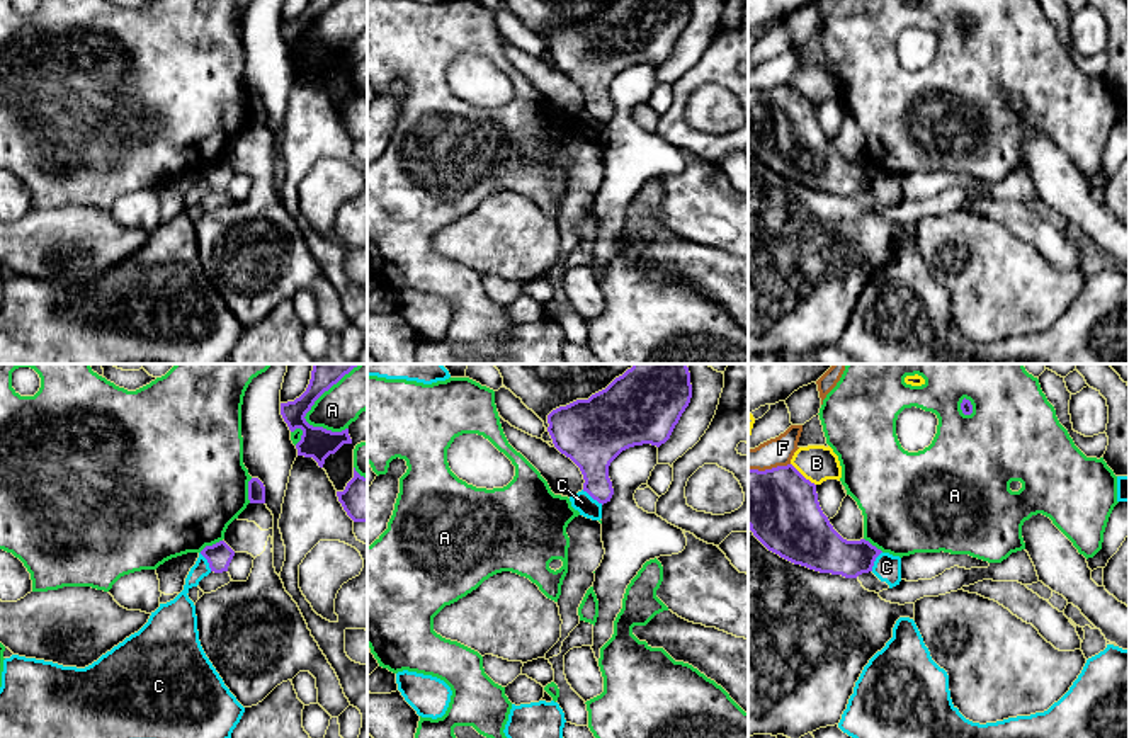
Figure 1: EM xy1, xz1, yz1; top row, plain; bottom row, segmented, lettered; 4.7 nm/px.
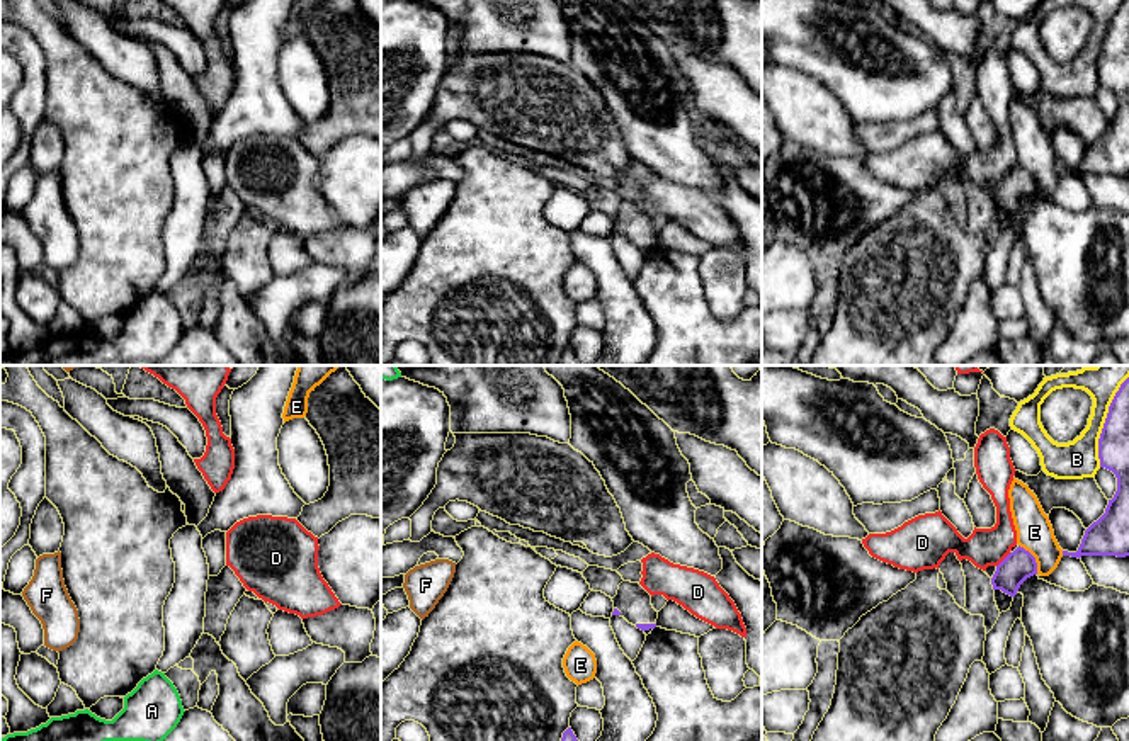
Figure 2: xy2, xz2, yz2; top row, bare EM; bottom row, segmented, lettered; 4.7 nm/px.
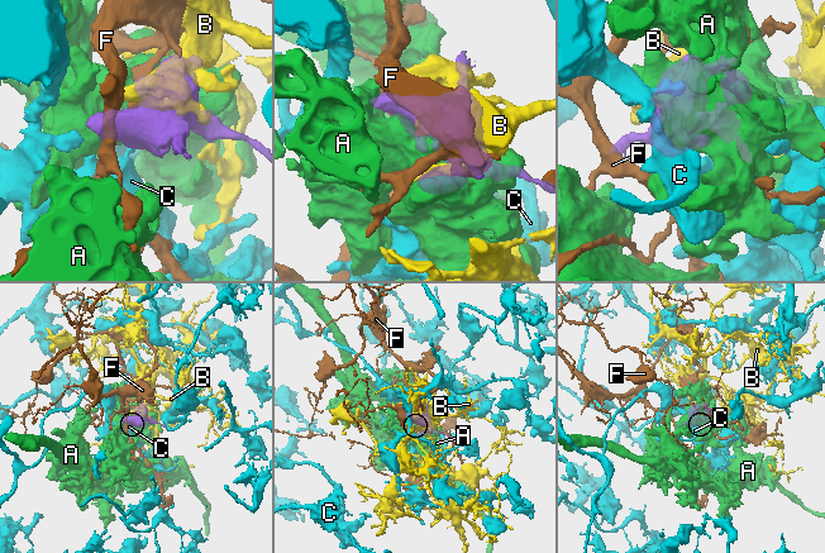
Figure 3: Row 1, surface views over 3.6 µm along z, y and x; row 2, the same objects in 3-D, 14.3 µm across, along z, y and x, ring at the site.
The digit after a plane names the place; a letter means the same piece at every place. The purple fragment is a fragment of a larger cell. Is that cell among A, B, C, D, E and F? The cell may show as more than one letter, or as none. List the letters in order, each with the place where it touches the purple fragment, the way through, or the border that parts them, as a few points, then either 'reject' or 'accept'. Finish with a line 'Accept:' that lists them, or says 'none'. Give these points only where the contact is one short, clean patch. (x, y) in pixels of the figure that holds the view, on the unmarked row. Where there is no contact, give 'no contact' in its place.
A: xy1 (315, 19) | reject
B: yz2 (1104, 43) | reject
C: xz1 (592, 116) | along xz1 (582, 109), (602, 123) | reject
D: yz2 (1004, 179) | along yz2 (1010, 172), (997, 186) | reject
E: yz2 (1034, 177) | along yz2 (1019, 164), (1034, 177), (1038, 192) | reject
F: yz1 (769, 89) | reject
Accept: none

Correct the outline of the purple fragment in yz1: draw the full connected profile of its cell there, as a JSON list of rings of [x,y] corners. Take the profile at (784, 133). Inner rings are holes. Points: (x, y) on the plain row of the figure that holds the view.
[[[792,83],[748,88],[748,146],[780,177],[845,197],[872,190],[882,172],[865,158],[843,158],[823,133],[816,104]]]

